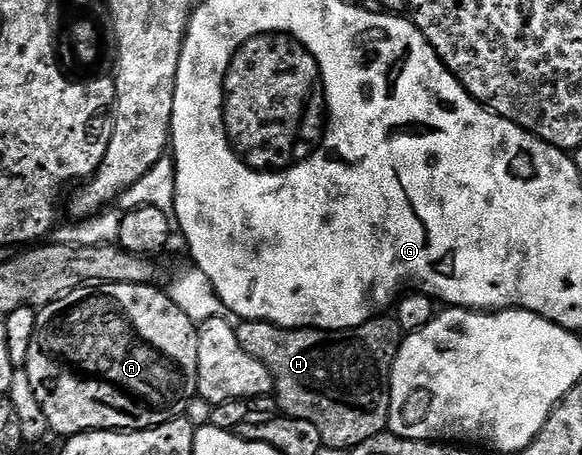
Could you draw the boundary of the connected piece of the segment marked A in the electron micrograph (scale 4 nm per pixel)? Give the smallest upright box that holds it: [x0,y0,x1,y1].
[24,283,199,439]

